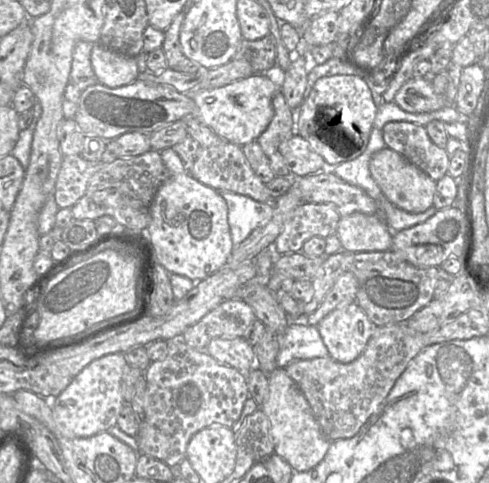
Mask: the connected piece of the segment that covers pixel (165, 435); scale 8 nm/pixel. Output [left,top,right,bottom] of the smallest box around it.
[136,335,249,467]

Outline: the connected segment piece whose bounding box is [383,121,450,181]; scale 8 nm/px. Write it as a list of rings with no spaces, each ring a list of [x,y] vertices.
[[[388,122],[383,128],[386,147],[398,152],[412,164],[420,168],[434,181],[447,174],[450,156],[445,149],[438,147],[427,134],[426,128],[411,122]]]

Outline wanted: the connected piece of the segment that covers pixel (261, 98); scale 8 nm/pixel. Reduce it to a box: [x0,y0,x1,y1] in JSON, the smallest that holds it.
[189,73,279,147]

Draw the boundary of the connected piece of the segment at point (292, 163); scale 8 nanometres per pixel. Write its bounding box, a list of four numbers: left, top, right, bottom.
[279,135,325,176]

